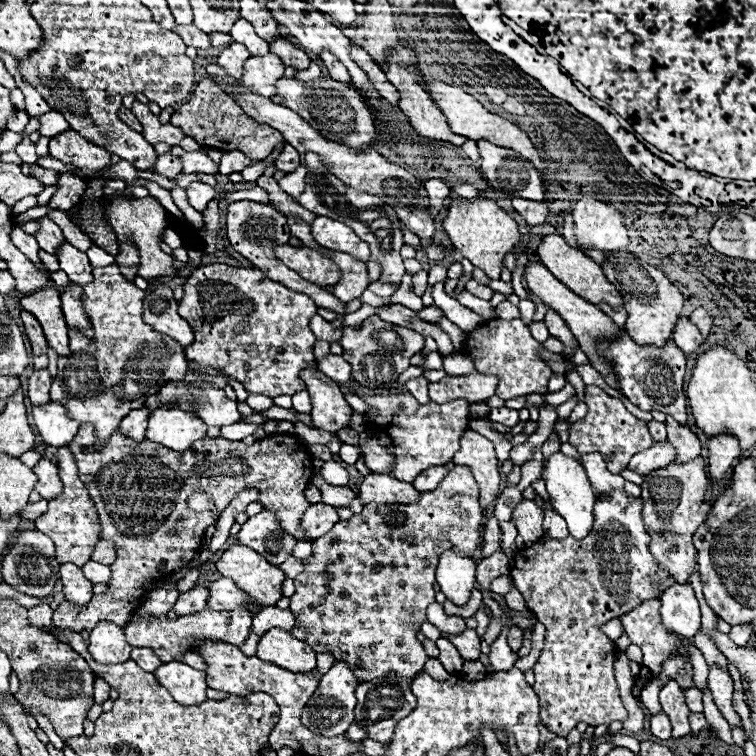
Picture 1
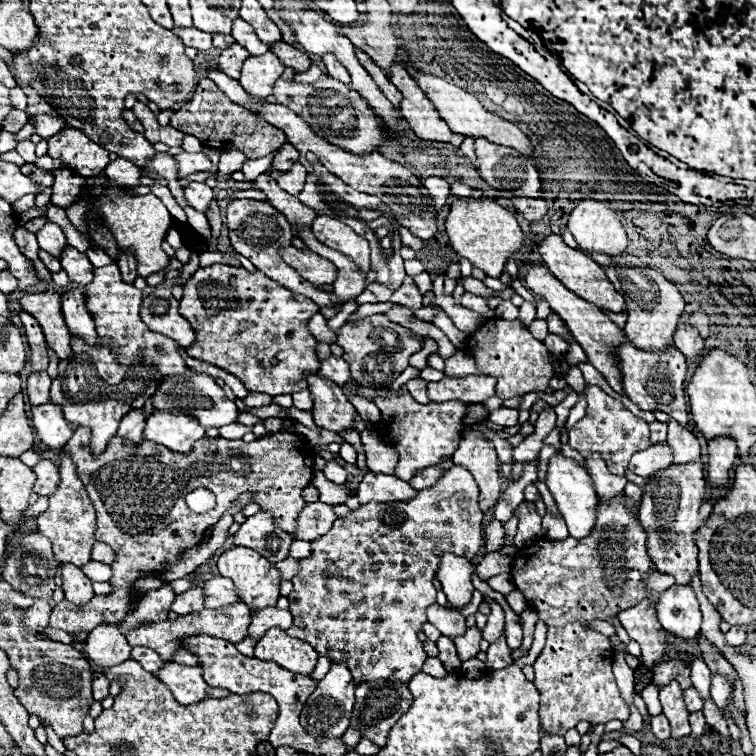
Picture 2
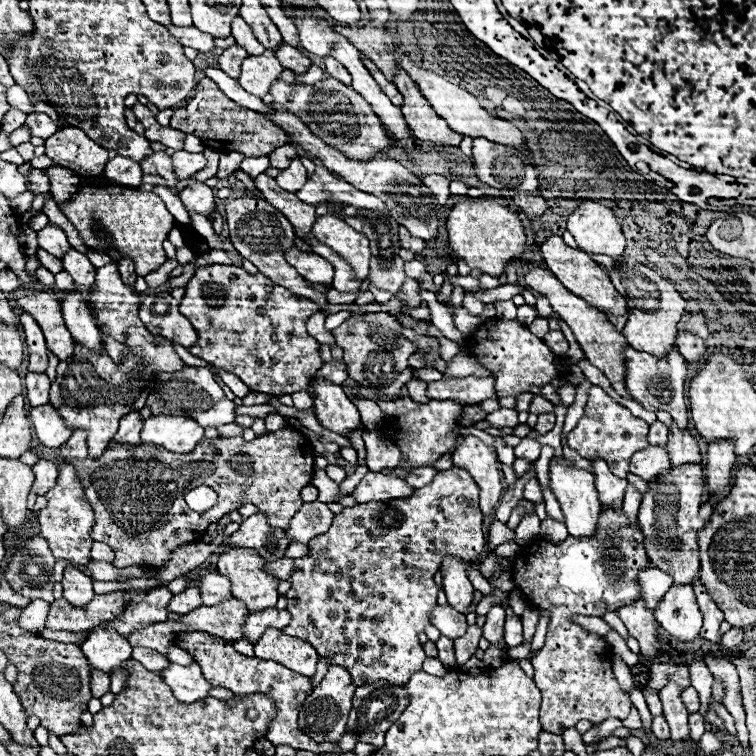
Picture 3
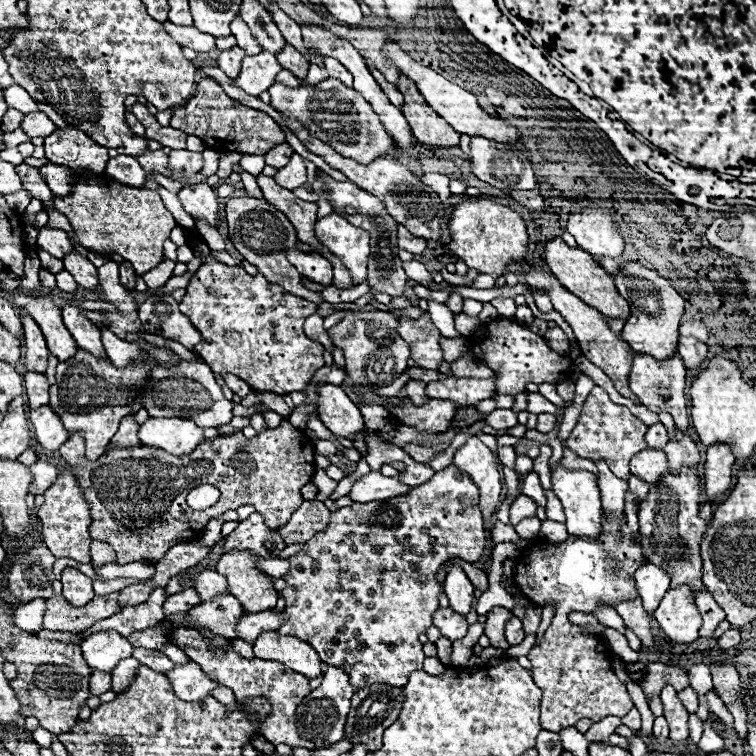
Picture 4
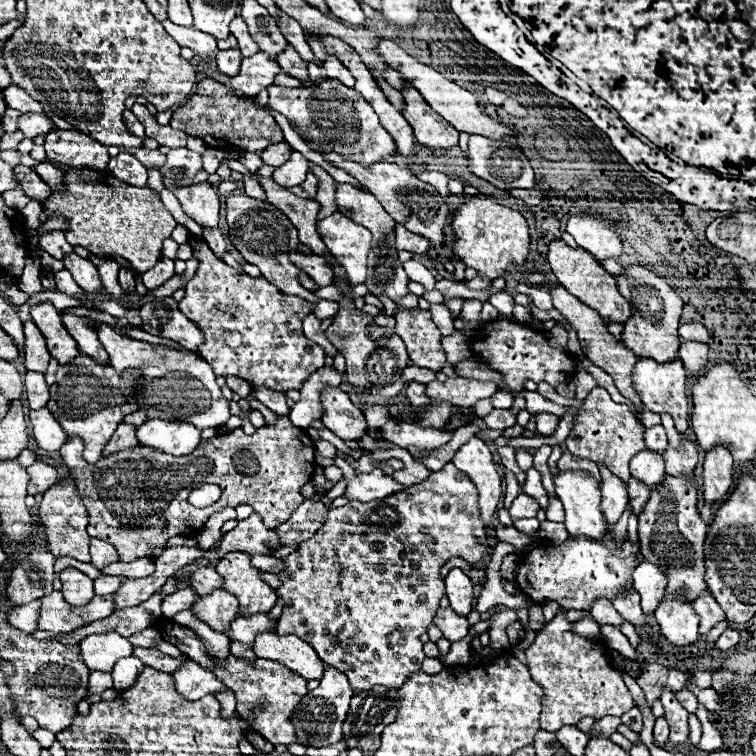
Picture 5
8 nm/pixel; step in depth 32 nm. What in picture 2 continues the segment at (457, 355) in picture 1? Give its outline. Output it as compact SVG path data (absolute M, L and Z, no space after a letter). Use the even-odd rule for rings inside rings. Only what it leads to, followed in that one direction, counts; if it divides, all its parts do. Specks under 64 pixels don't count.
M462 350L456 352L456 356L452 356L452 360L446 362L446 370L444 370L446 376L470 376L470 374L484 374L474 358L470 358L468 354L464 354Z

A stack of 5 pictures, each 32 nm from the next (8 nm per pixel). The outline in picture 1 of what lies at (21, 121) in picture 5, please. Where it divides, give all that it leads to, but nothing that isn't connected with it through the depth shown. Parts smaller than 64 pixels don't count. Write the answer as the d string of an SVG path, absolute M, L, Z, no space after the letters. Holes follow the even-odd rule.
M56 110L38 116L38 120L40 120L38 134L40 134L40 136L48 136L48 138L52 138L52 136L56 136L58 132L64 132L64 130L70 128L68 122L64 120L64 116L60 116L60 112L56 112Z

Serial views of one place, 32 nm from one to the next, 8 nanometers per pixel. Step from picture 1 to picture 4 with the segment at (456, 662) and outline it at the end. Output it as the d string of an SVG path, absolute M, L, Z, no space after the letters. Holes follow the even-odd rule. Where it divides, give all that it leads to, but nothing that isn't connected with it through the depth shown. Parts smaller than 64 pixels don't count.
M440 638L440 640L436 642L436 646L438 646L438 658L448 666L450 652L452 652L452 642L450 642L448 638Z

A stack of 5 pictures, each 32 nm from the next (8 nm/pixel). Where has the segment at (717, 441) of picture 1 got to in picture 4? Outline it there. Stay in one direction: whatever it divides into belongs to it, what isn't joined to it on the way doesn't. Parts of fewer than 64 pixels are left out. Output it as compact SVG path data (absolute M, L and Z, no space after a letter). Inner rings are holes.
M714 444L706 452L704 464L704 486L708 502L722 496L732 484L732 466L734 456L726 444Z

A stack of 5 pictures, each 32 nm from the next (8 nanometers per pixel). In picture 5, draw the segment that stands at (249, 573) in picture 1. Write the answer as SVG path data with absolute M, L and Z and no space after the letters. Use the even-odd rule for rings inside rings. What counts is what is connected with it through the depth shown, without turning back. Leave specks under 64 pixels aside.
M236 552L224 556L216 572L222 576L224 584L222 588L226 592L232 592L240 602L240 616L252 616L270 612L270 608L276 604L278 596L276 590L270 588L262 578L260 570L250 566L250 556Z

